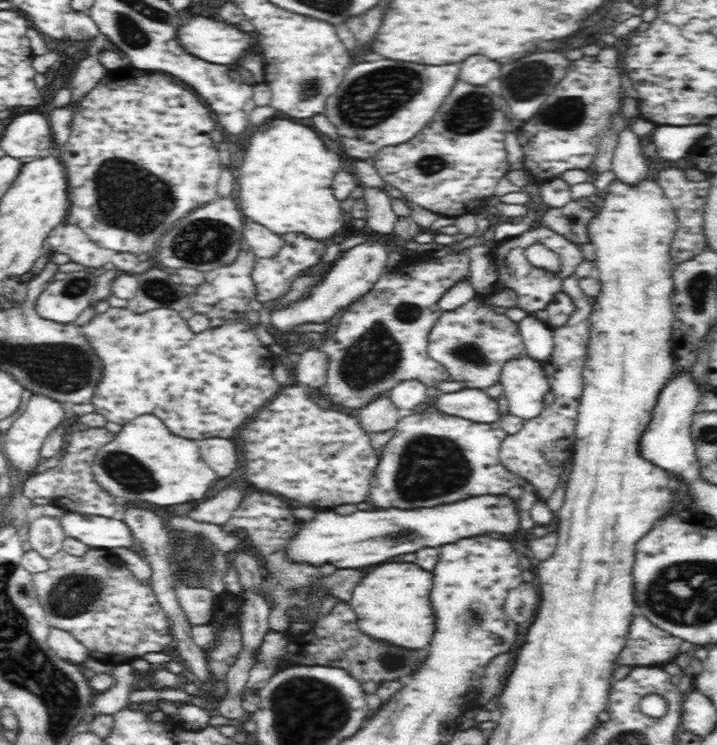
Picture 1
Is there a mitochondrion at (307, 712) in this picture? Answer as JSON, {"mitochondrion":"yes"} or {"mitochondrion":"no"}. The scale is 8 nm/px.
{"mitochondrion":"yes"}

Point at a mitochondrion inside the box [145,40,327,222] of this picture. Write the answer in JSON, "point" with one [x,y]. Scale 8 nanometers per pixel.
{"point":[308,88]}

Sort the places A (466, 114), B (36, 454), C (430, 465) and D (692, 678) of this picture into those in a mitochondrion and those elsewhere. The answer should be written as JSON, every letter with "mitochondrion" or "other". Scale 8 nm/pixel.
{"A":"mitochondrion","B":"other","C":"mitochondrion","D":"other"}

